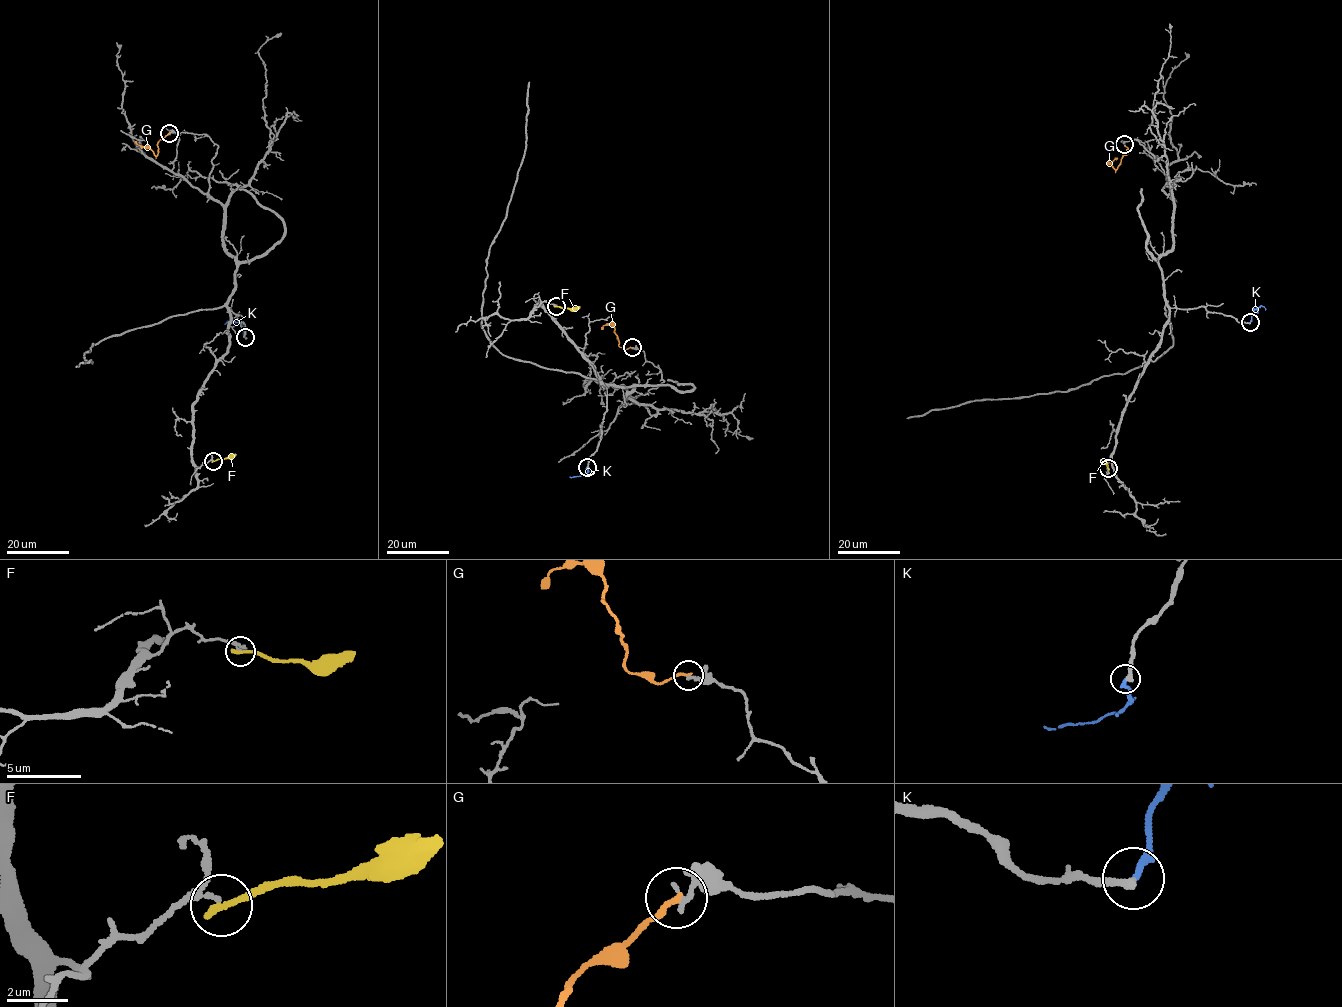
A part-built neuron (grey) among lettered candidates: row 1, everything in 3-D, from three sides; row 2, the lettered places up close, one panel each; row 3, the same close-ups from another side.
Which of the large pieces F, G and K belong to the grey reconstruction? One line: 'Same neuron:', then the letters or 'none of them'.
Same neuron: none of them

